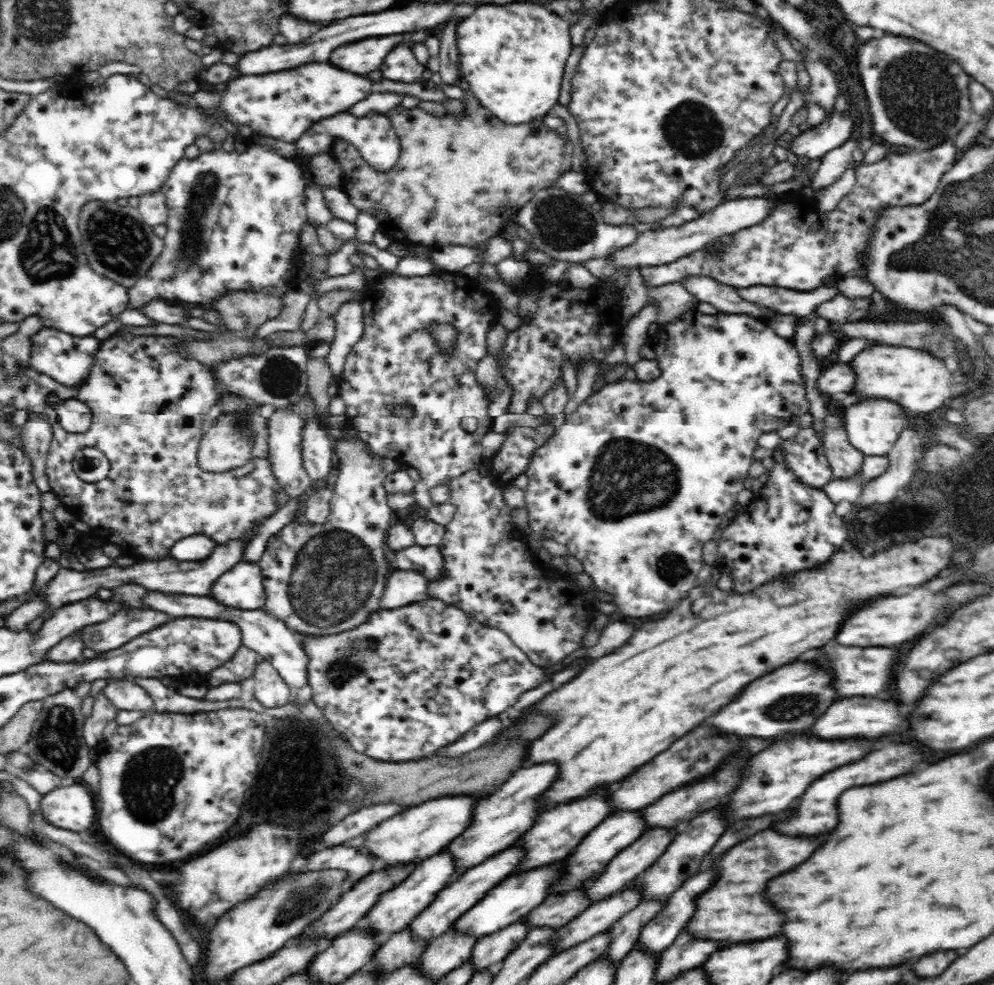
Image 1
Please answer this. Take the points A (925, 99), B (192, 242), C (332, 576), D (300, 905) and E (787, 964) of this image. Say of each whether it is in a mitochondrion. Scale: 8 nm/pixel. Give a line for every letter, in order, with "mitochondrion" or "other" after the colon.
A: mitochondrion
B: mitochondrion
C: mitochondrion
D: mitochondrion
E: other

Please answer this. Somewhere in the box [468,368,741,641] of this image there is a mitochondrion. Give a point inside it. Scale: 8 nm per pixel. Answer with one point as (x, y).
(627, 476)

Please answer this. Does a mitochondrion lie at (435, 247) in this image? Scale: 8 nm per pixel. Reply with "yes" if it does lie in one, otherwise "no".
no

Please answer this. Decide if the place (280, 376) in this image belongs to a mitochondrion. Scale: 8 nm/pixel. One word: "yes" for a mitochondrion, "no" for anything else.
yes

